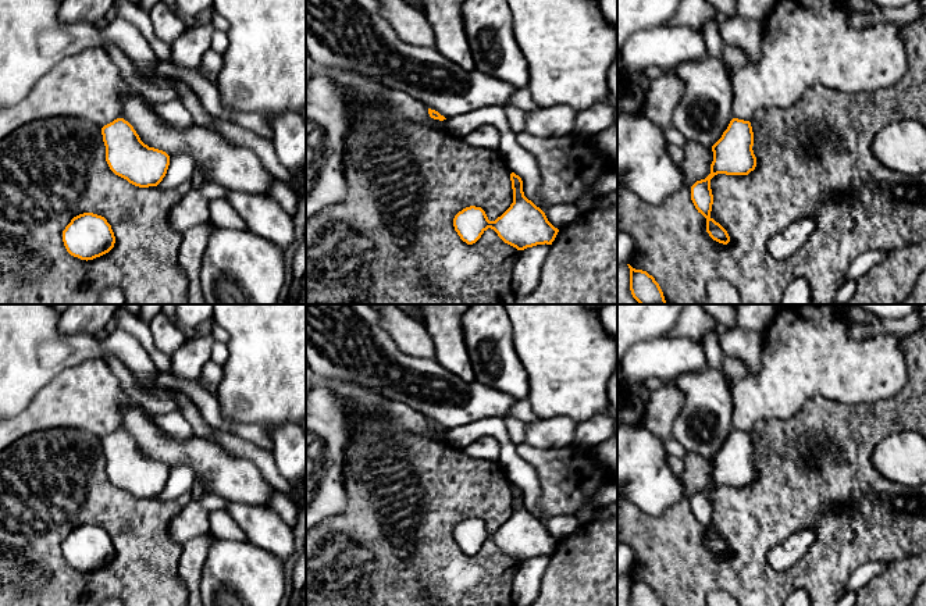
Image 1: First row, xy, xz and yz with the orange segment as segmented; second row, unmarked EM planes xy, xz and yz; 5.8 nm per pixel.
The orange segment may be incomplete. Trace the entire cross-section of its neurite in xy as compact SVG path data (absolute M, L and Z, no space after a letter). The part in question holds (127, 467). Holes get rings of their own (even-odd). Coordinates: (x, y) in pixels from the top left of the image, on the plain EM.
M117 429L101 439L110 481L139 499L157 498L167 485L170 467L145 456L133 438Z

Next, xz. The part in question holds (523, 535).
M514 484L510 485L513 514L495 532L489 532L481 518L470 517L459 523L453 530L453 538L457 546L467 556L476 555L481 546L488 541L494 541L498 548L507 556L517 562L524 562L537 556L552 556L559 541L555 539L546 530L545 524L524 507L523 492Z

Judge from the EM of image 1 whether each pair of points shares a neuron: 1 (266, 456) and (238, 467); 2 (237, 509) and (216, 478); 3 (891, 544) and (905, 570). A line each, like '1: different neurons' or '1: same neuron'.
1: different neurons
2: different neurons
3: different neurons

